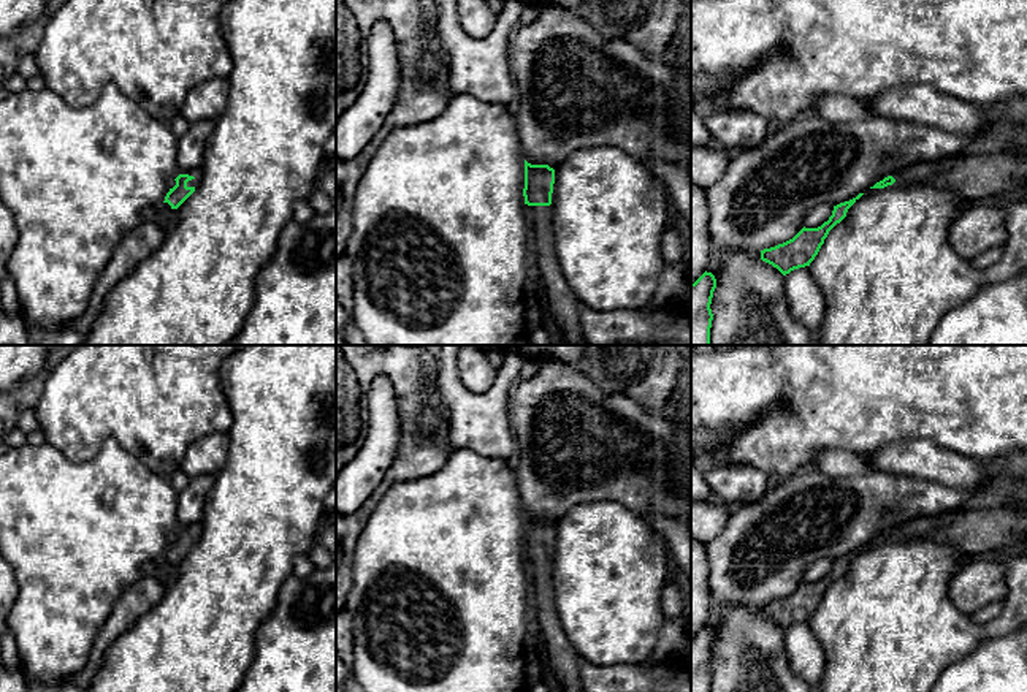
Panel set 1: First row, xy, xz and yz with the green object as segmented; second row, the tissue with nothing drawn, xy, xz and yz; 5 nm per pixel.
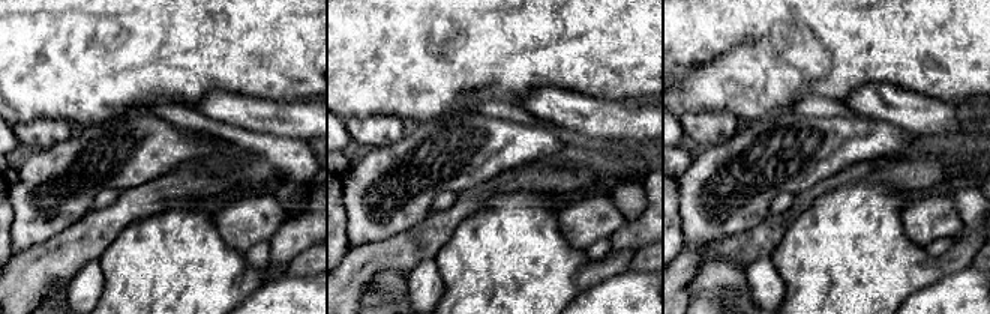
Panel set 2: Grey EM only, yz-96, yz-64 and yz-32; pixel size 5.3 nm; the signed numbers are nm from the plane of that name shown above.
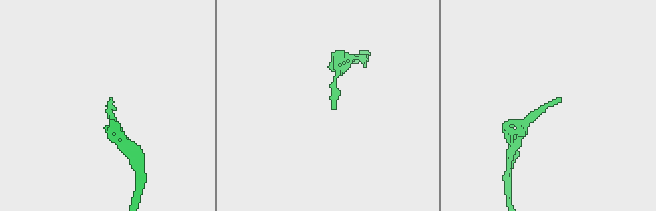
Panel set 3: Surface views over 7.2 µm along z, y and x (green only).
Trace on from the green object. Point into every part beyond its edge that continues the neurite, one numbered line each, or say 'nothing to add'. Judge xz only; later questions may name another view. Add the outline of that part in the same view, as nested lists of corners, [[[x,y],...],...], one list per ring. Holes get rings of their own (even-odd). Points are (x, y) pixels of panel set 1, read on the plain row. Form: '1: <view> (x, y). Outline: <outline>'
1: xz (563, 657). Outline: [[[528,561],[531,611],[540,625],[540,635],[547,648],[547,660],[558,676],[555,692],[583,692],[577,670],[578,654],[566,637],[555,605],[550,561]]]

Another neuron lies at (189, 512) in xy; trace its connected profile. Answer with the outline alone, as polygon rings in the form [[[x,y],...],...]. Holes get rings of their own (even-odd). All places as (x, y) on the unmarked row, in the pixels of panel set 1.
[[[198,475],[192,478],[182,491],[176,508],[179,529],[193,530],[198,527],[206,497],[216,483],[216,475]]]

